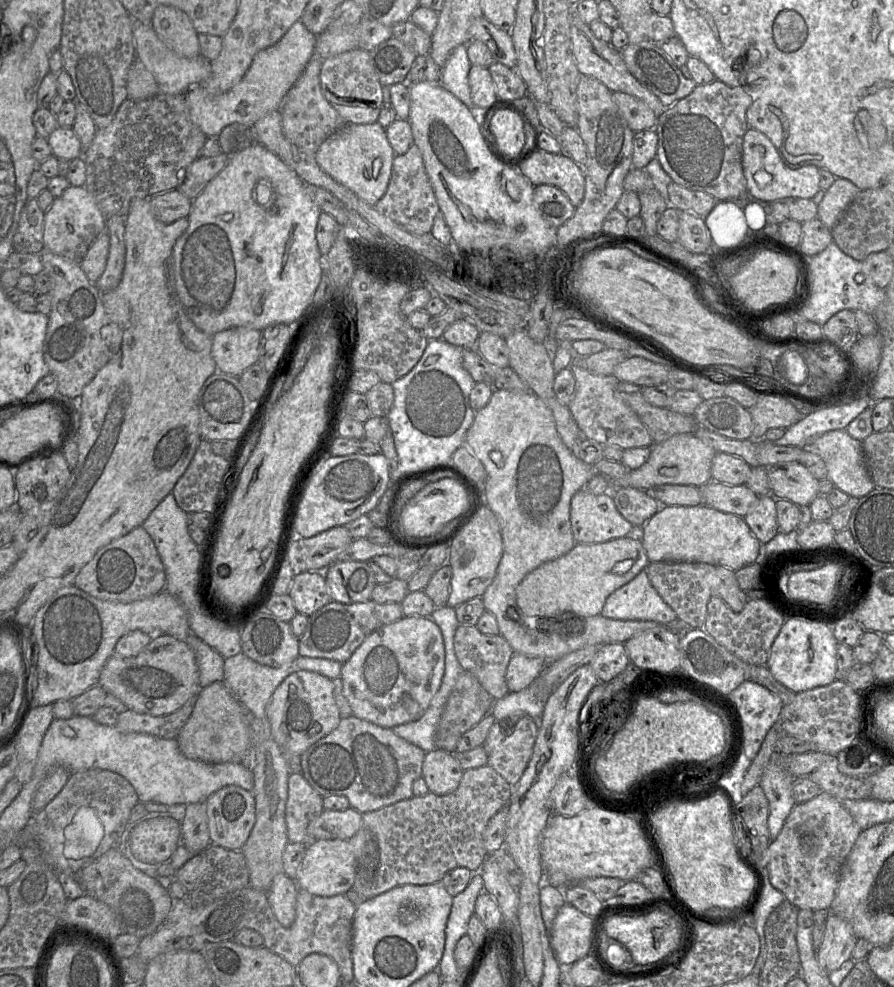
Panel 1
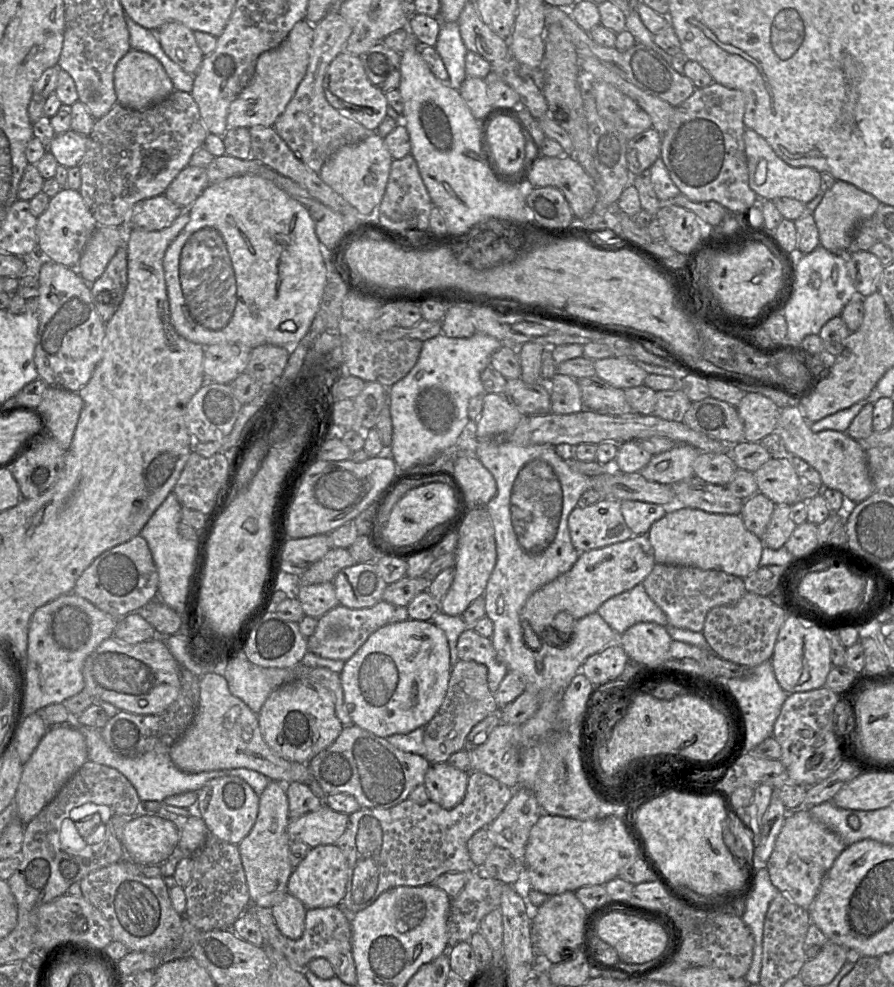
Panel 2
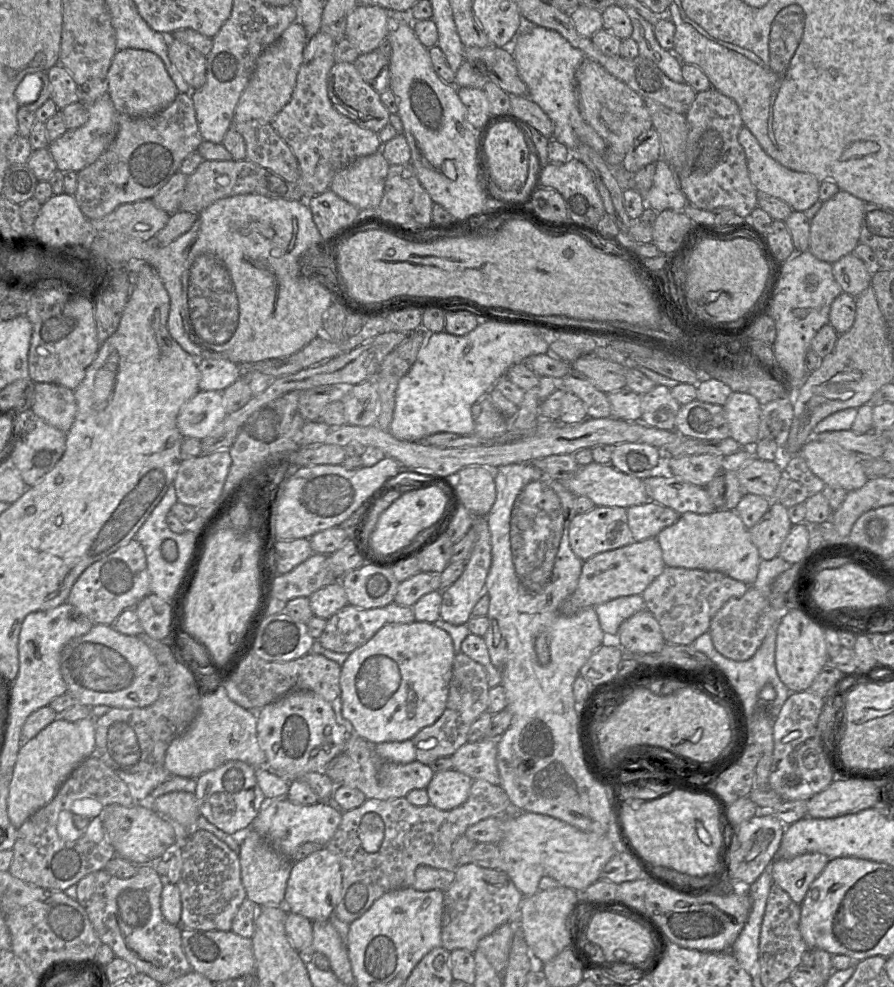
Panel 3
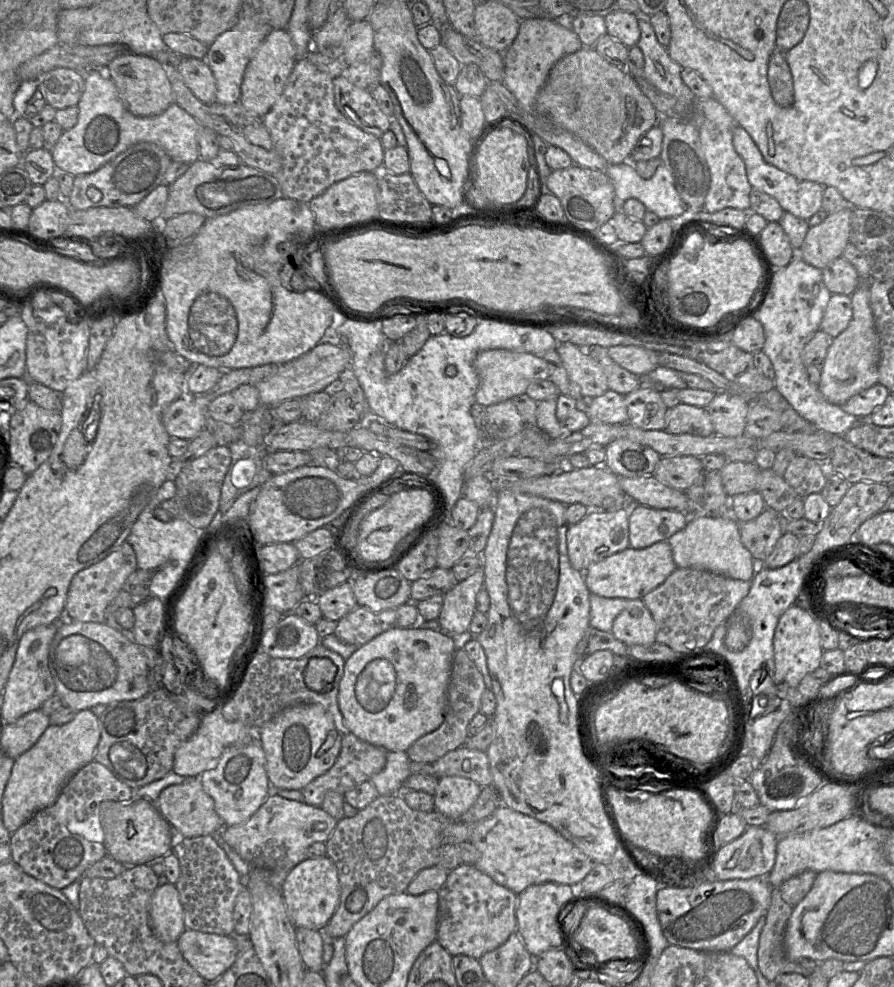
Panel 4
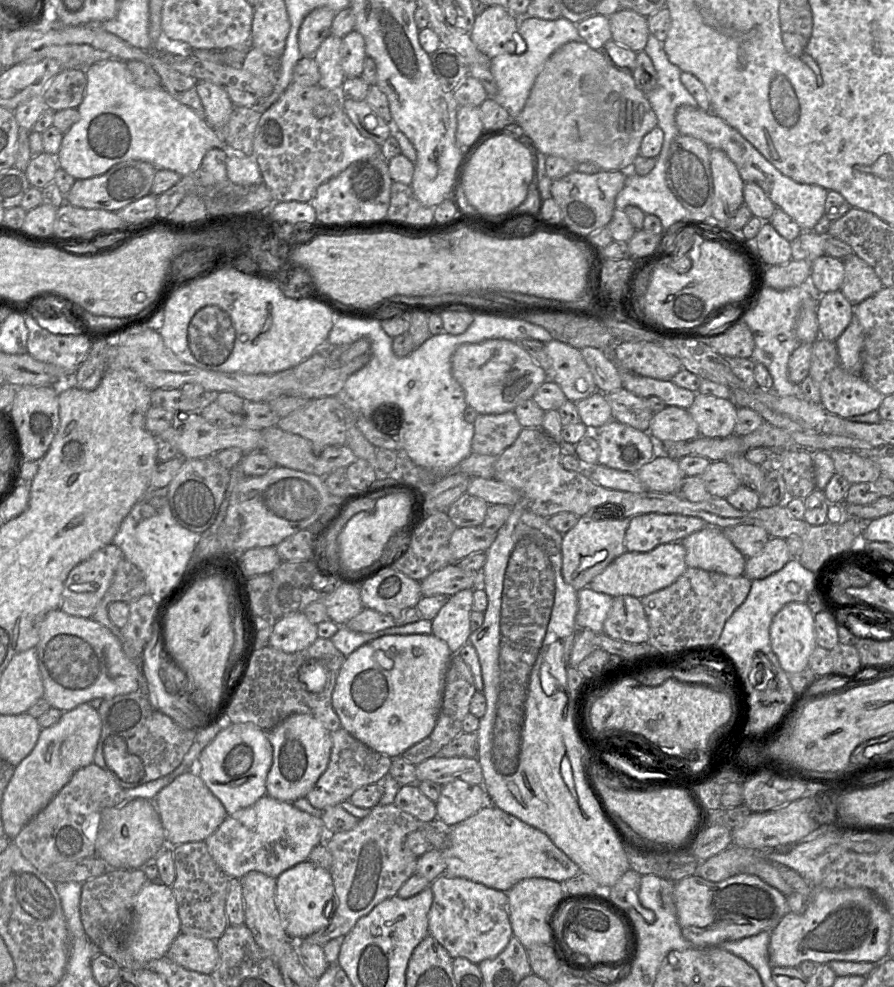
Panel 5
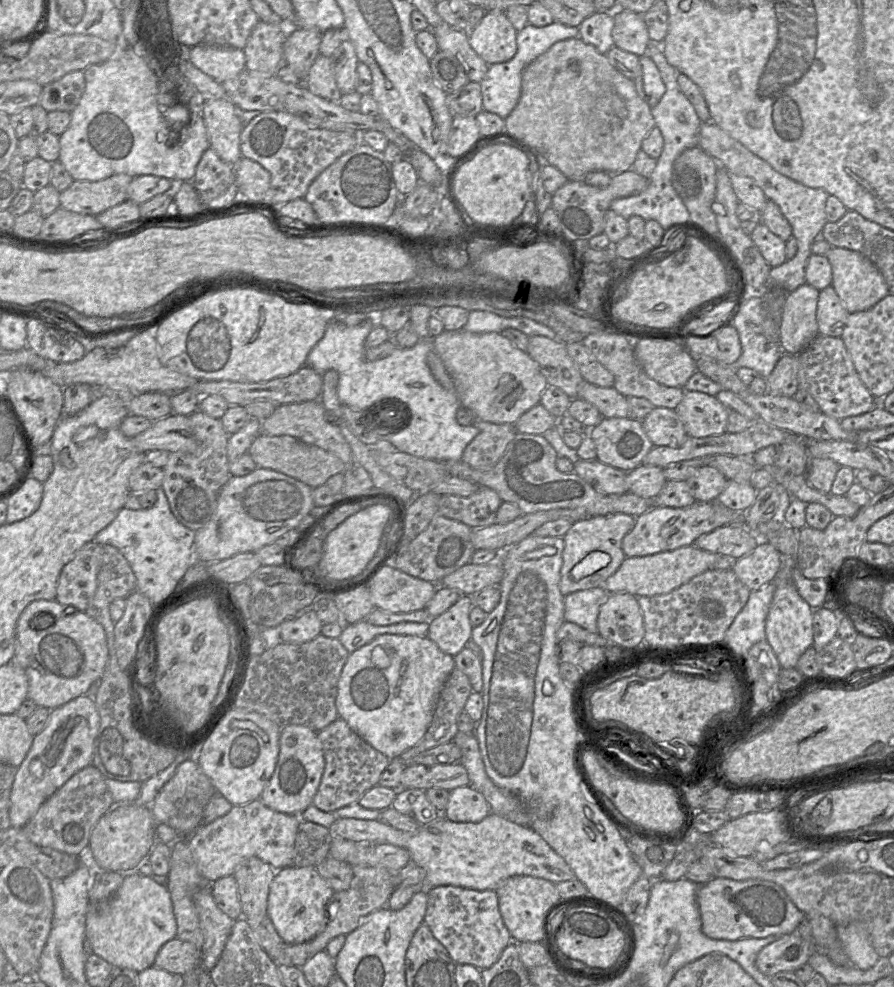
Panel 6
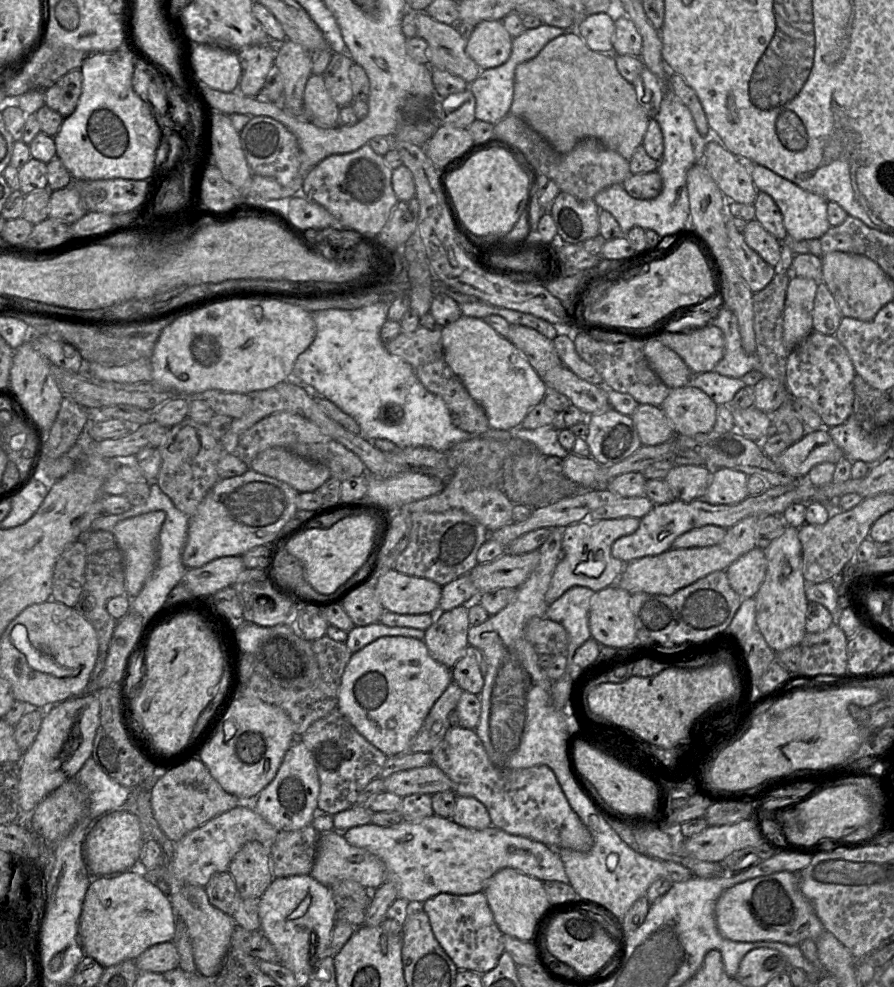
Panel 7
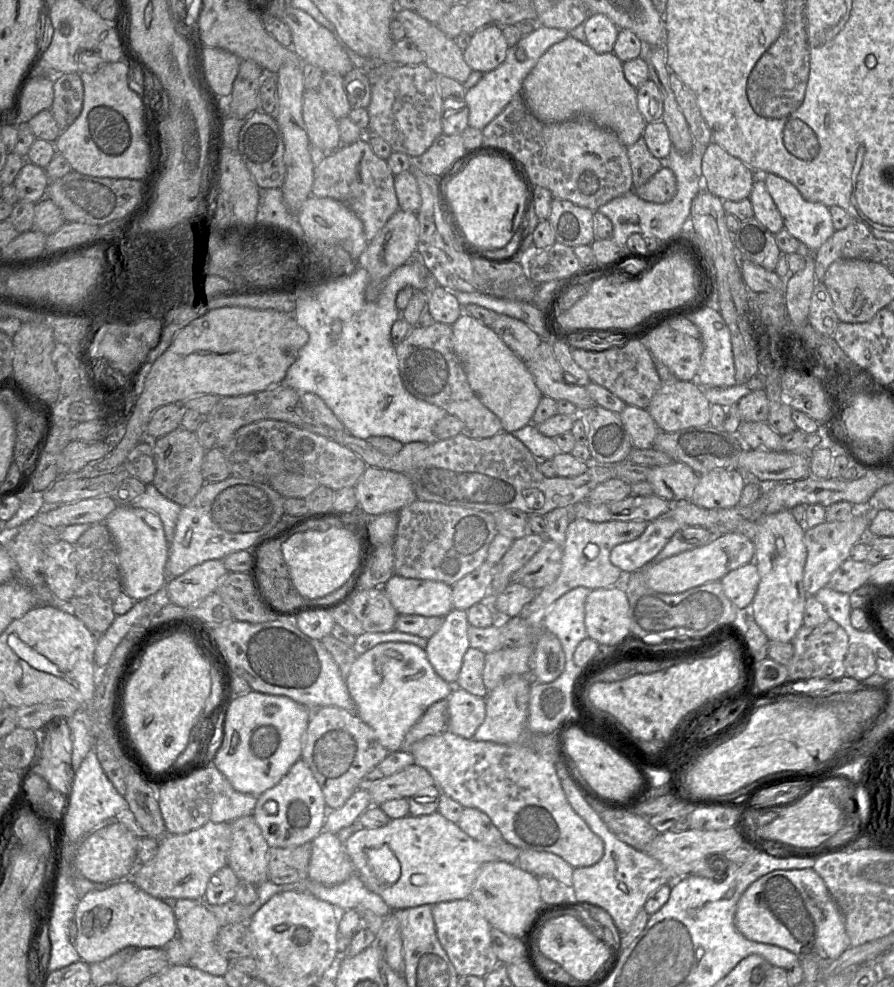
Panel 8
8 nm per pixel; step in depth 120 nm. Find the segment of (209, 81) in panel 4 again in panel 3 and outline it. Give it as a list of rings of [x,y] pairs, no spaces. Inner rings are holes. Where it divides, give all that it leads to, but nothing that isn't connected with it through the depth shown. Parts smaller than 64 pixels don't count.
[[[168,38],[168,56],[192,90],[206,81],[206,56],[189,45]]]

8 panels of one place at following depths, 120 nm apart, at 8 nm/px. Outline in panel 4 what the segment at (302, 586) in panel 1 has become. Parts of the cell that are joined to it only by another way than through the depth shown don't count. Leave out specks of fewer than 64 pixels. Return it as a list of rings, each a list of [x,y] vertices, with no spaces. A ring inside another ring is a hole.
[[[350,582],[325,591],[317,596],[316,602],[323,618],[336,622],[358,606]]]

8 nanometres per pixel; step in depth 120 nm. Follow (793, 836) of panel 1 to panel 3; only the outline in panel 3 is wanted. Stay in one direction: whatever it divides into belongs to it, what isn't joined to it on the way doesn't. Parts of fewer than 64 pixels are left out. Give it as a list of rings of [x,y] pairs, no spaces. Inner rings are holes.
[[[805,853],[791,859],[775,859],[772,862],[773,882],[800,905],[810,885],[829,861],[830,859],[821,853]]]

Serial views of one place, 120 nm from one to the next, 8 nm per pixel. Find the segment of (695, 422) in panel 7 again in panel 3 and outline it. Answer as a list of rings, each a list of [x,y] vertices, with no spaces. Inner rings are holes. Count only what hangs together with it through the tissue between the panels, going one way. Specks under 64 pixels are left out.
[[[732,391],[723,407],[730,428],[730,437],[742,447],[753,447],[759,439],[759,401],[751,394]]]

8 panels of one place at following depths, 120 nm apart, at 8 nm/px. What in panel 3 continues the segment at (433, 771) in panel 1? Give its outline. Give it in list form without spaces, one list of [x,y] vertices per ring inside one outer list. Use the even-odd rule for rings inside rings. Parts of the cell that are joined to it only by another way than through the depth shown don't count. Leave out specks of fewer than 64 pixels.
[[[454,769],[434,773],[426,787],[429,804],[440,810],[452,810],[469,797],[473,779]]]

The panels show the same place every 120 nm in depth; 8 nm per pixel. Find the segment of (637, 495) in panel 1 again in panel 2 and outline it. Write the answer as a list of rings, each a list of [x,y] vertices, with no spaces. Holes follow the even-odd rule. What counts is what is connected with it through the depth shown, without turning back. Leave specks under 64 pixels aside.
[[[636,500],[620,501],[623,518],[633,535],[647,534],[652,524],[665,516],[670,507]]]

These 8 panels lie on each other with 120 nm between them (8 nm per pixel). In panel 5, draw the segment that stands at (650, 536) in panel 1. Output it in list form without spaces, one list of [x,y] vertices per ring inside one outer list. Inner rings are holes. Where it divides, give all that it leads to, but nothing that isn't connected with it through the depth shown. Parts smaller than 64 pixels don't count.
[[[707,526],[685,537],[681,543],[686,551],[685,563],[687,567],[699,568],[732,577],[744,575],[746,558],[725,536],[722,529]]]

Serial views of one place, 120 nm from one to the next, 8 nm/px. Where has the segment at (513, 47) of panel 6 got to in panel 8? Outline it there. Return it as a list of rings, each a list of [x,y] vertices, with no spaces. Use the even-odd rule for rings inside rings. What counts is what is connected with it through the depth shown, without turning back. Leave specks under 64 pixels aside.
[[[491,23],[471,35],[463,57],[472,70],[484,74],[494,70],[505,60],[509,46],[502,29]]]

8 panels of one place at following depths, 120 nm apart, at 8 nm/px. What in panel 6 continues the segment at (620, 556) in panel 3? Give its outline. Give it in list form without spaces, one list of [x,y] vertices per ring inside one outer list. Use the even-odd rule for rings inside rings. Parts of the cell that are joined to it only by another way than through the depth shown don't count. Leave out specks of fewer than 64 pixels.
[[[695,545],[642,557],[626,557],[602,587],[608,593],[628,592],[636,597],[667,594],[689,582],[695,576],[715,569],[715,562],[719,558],[721,554],[704,551]]]

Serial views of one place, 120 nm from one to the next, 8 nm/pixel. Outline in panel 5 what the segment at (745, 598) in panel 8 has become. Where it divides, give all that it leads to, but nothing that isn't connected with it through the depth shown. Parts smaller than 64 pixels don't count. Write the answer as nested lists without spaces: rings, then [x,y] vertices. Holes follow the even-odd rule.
[[[771,537],[758,555],[746,559],[744,576],[751,581],[764,579],[781,570],[790,559],[786,540]]]

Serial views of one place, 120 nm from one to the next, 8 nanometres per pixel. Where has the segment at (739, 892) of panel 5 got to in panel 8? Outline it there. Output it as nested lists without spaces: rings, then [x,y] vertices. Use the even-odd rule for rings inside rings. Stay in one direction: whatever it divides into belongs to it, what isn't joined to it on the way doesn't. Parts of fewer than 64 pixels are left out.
[[[813,868],[775,870],[757,879],[741,895],[737,903],[734,923],[737,930],[748,940],[787,949],[797,955],[800,960],[813,960],[821,970],[851,947],[843,915],[825,882]]]

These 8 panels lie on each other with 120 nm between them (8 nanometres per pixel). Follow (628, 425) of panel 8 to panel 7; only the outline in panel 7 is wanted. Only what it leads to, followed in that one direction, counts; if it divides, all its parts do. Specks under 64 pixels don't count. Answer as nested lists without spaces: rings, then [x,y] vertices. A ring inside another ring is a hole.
[[[639,404],[630,416],[644,446],[654,446],[671,440],[675,433],[659,406]]]

